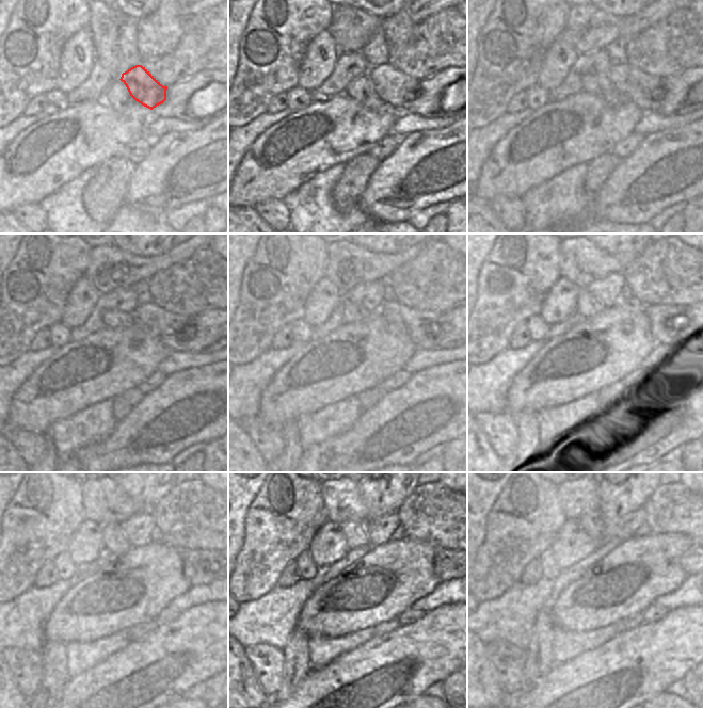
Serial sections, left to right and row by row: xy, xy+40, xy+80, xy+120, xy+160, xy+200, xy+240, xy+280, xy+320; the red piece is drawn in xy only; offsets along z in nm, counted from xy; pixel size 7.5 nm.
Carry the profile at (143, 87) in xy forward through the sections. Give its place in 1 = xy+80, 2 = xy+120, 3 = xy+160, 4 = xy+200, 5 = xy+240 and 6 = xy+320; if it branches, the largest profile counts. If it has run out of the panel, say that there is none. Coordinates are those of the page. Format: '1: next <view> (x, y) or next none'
1: next xy+80 (645, 91)
2: next xy+120 (174, 331)
3: next xy+160 (419, 323)
4: next xy+200 (662, 319)
5: next xy+240 (196, 563)
6: next xy+320 (684, 561)

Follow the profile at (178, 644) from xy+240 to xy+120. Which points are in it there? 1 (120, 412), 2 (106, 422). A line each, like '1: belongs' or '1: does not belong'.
1: does not belong
2: does not belong

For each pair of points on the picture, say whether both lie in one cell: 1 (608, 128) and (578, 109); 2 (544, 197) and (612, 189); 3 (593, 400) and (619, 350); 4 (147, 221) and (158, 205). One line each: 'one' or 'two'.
1: one
2: two
3: two
4: two

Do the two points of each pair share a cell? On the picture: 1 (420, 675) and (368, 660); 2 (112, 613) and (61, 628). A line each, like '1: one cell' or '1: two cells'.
1: one cell
2: one cell

